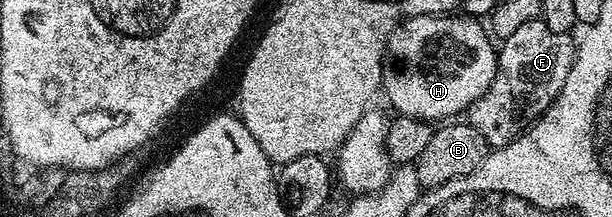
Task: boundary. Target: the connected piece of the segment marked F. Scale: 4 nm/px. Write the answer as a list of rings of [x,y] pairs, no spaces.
[[[540,18],[517,26],[517,30],[498,45],[499,61],[493,82],[465,113],[466,123],[481,130],[488,149],[504,148],[513,142],[555,101],[575,61],[577,44],[571,39],[572,33],[557,34],[557,30],[549,30]]]

